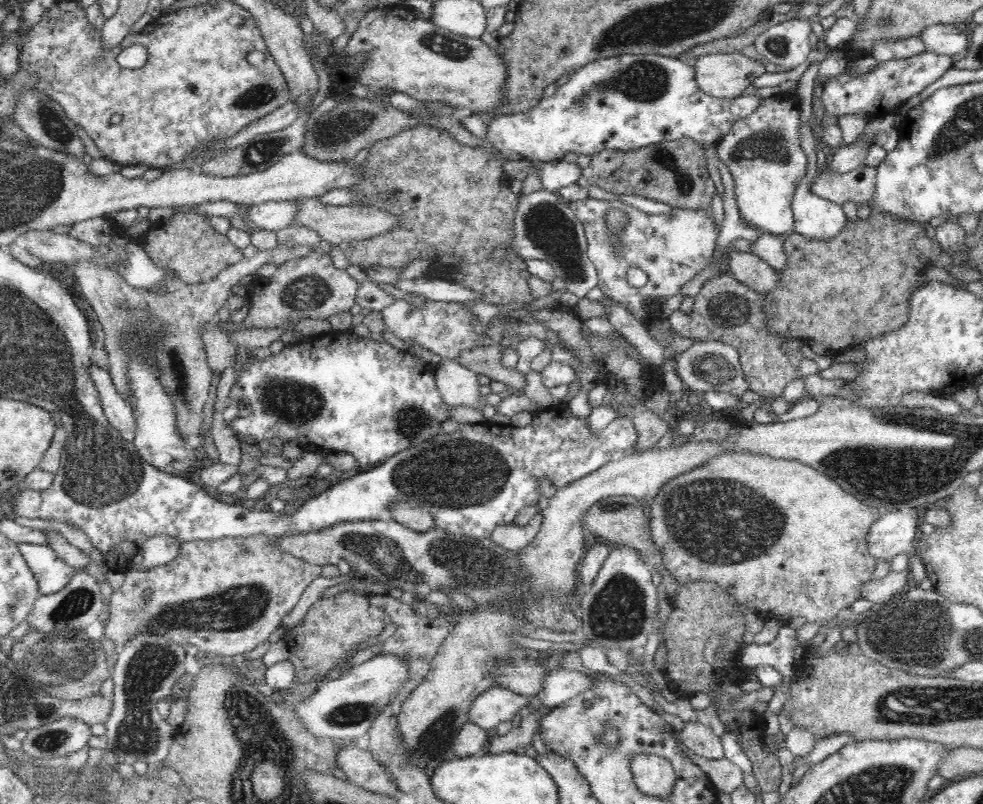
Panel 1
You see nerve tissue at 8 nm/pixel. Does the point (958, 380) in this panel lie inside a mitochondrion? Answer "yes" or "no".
no

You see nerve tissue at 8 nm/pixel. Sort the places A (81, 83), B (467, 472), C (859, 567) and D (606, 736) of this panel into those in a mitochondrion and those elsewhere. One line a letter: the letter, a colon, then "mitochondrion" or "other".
A: other
B: mitochondrion
C: other
D: mitochondrion

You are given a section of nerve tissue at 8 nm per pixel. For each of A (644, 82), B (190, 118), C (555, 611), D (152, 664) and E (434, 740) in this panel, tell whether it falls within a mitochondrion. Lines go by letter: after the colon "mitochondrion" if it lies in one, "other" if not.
A: mitochondrion
B: other
C: mitochondrion
D: mitochondrion
E: mitochondrion

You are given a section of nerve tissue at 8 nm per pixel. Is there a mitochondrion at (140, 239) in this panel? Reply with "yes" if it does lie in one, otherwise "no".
no

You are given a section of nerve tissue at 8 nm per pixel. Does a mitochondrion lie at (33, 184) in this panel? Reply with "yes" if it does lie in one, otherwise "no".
yes

